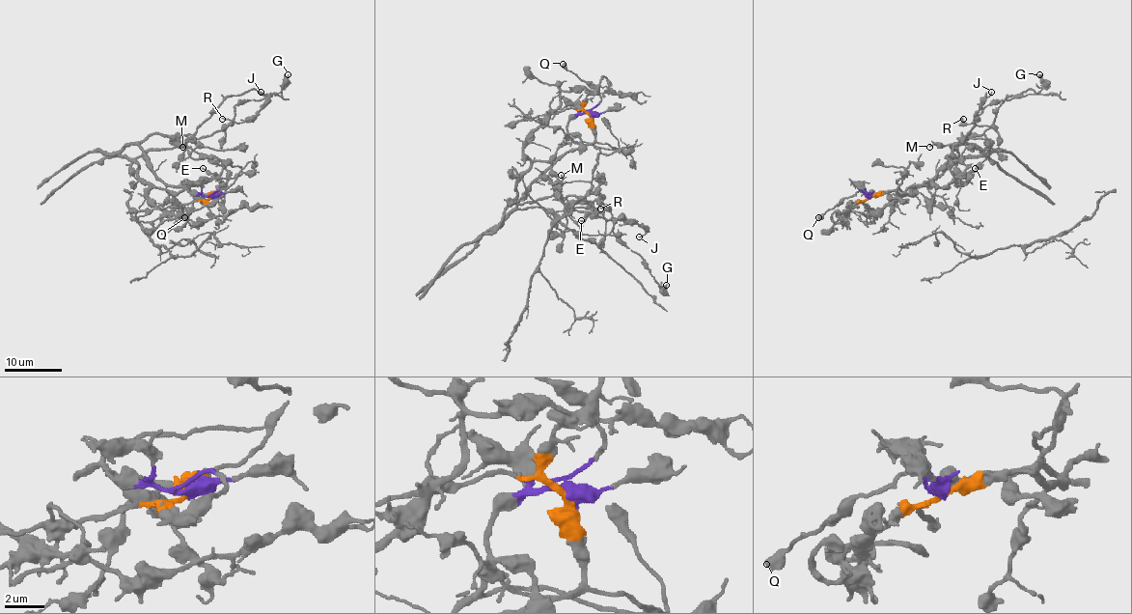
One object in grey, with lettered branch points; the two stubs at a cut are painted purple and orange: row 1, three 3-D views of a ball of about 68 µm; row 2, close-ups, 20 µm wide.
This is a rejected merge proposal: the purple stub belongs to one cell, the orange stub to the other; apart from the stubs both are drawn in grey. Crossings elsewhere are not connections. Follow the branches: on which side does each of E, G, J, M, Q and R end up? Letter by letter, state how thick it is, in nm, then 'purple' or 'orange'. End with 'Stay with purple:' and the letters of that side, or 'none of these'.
E: 150 nm thick; purple
G: 140 nm thick; purple
J: 150 nm thick; purple
M: 90 nm thick; purple
Q: 550 nm thick; purple
R: 150 nm thick; purple
Stay with purple: E, G, J, M, Q, R

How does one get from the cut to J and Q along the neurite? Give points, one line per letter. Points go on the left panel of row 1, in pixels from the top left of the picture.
J: (210, 197), (147, 183), (138, 175), (136, 161), (147, 153), (248, 121), (266, 98), (261, 91)
Q: (210, 197), (216, 191), (222, 195), (185, 218)

